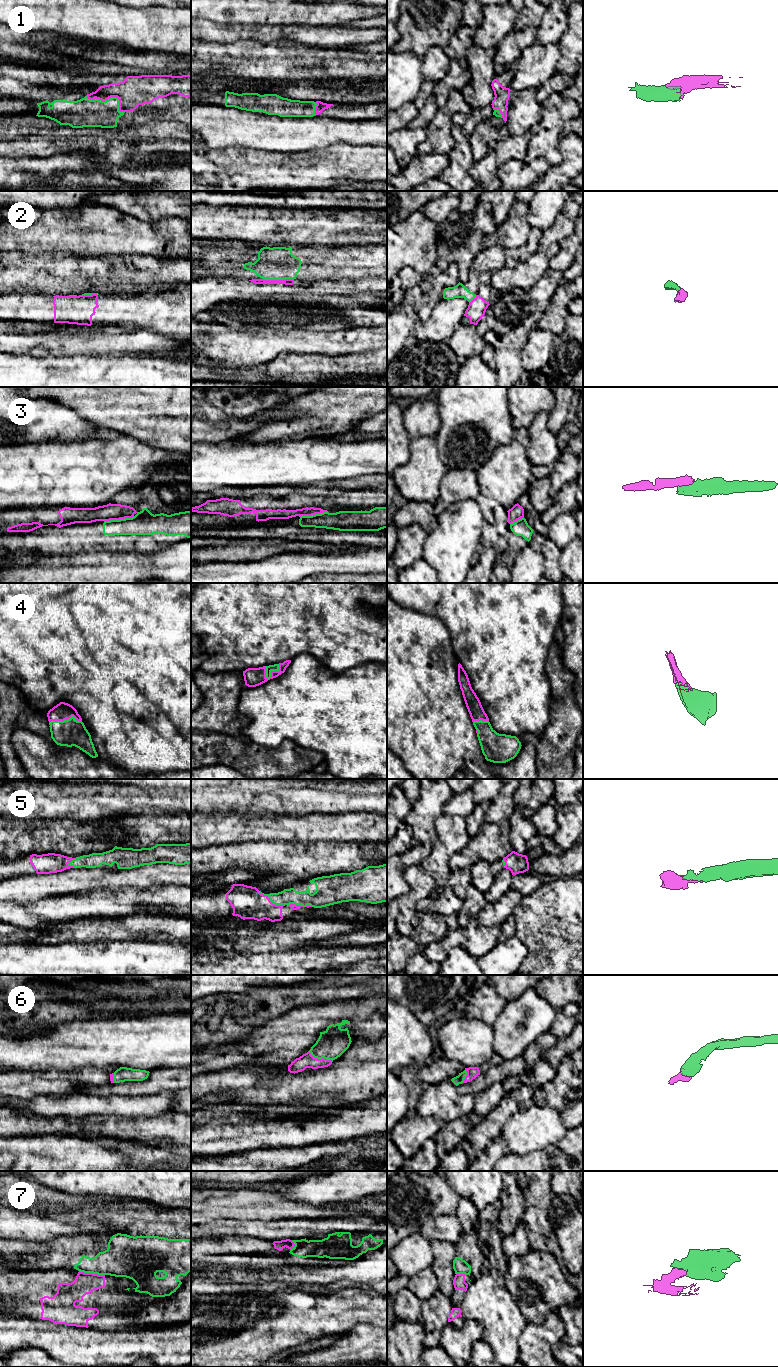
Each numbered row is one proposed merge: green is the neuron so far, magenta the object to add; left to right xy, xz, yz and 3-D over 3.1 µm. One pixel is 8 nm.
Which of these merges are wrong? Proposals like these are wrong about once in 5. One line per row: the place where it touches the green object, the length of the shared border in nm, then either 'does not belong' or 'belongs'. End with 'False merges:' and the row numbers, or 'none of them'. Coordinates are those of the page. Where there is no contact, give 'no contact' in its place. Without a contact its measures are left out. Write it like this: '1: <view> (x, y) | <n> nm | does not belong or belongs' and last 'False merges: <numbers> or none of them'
1: xy (110, 98) | 340 nm | belongs
2: xz (278, 279) | 260 nm | does not belong
3: xy (120, 519) | 260 nm | does not belong
4: xz (273, 670) | 170 nm | belongs
5: xz (270, 900) | 240 nm | belongs
6: xz (320, 1058) | 220 nm | belongs
7: xy (92, 1272) | 220 nm | does not belong
False merges: 2, 3, 7

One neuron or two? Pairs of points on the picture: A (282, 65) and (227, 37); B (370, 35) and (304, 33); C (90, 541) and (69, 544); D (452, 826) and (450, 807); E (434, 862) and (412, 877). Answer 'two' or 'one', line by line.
A: two
B: one
C: one
D: two
E: two

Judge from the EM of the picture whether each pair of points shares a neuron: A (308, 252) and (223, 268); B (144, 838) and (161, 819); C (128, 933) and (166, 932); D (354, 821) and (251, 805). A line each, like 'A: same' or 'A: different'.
A: same
B: same
C: same
D: different

